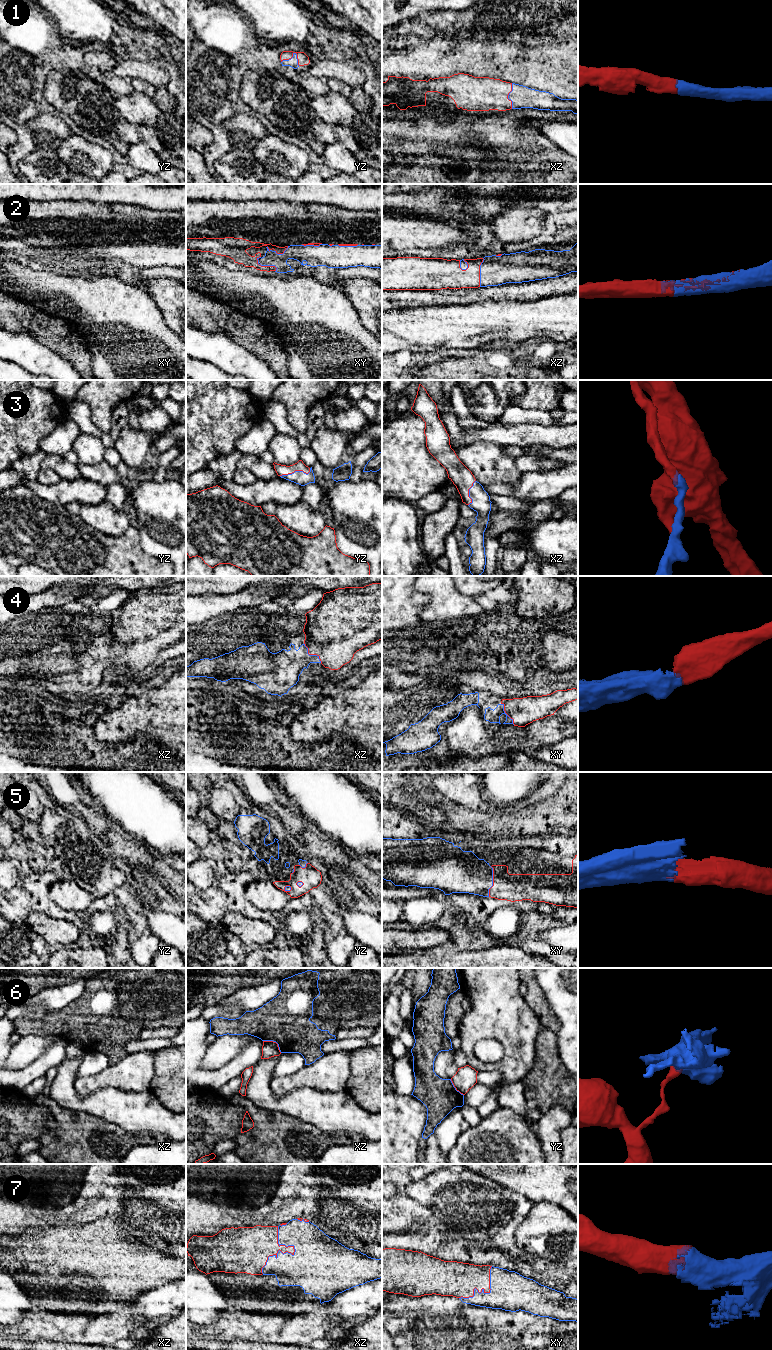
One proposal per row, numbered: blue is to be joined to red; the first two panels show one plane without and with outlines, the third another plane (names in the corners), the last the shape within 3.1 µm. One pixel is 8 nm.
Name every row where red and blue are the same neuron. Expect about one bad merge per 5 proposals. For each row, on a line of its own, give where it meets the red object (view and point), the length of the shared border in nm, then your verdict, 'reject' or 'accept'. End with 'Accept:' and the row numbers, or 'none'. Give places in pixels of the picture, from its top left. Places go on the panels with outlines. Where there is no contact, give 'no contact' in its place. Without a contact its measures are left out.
1: meets red in yz at (294, 52); contact 160 nm long; accept
2: meets red in xy at (265, 266); contact 190 nm long; accept
3: meets red in yz at (296, 470); contact 260 nm long; accept
4: meets red in xz at (311, 654); contact 220 nm long; accept
5: meets red in xy at (493, 881); contact 240 nm long; accept
6: meets red in xz at (274, 1042); contact 180 nm long; reject
7: meets red in xz at (291, 1253); contact 400 nm long; accept
Accept: 1, 2, 3, 4, 5, 7

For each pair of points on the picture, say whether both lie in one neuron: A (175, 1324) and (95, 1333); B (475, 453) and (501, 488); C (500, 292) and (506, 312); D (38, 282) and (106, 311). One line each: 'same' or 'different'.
A: different
B: different
C: different
D: same

